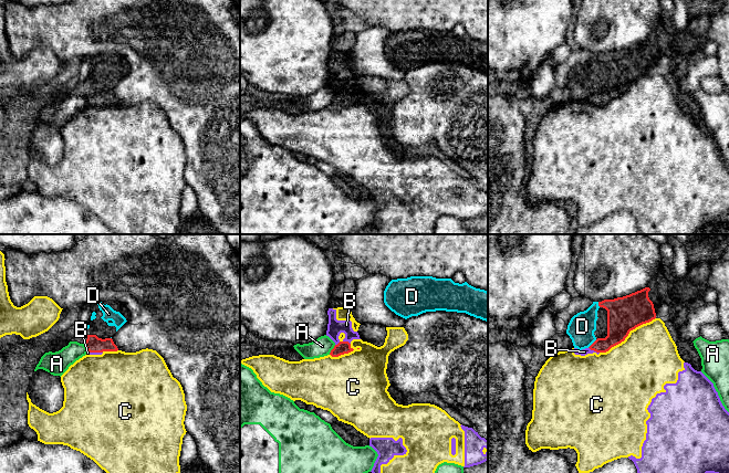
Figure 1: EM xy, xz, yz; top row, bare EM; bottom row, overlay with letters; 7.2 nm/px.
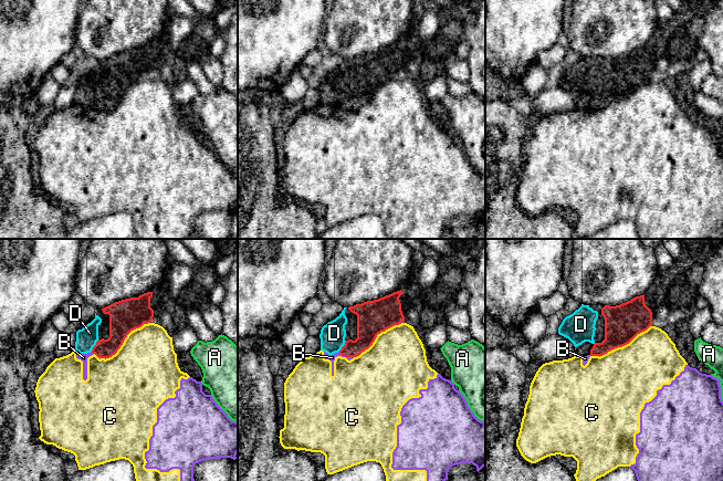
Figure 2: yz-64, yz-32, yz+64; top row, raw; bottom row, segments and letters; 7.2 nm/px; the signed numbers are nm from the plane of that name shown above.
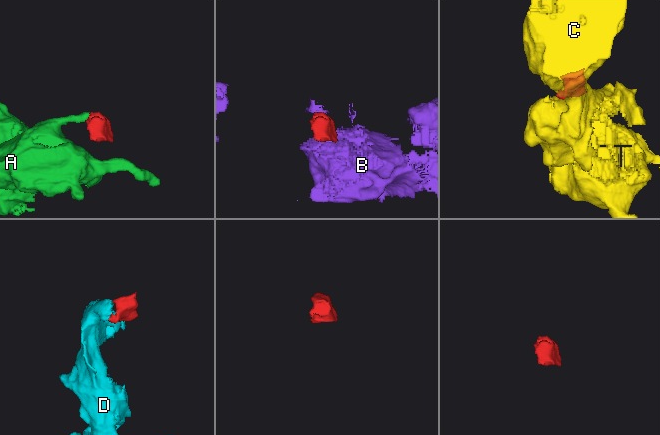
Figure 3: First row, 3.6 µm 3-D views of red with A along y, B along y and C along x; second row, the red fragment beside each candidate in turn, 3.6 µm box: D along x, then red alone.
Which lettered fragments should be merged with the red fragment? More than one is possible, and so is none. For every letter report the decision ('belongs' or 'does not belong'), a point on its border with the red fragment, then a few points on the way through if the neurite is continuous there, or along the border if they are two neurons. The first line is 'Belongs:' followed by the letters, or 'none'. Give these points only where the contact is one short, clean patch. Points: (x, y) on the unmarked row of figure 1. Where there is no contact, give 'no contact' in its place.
Belongs: D
A: does not belong; meets red in xz at (332, 102); border along xz (335, 97), (329, 106)
B: does not belong; meets red in yz at (594, 103); border along yz (589, 100), (599, 105)
C: does not belong; meets red in yz at (627, 87)
D: belongs; meets red in yz at (593, 95)

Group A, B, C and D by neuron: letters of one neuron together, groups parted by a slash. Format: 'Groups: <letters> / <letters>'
Groups: A / B C / D

